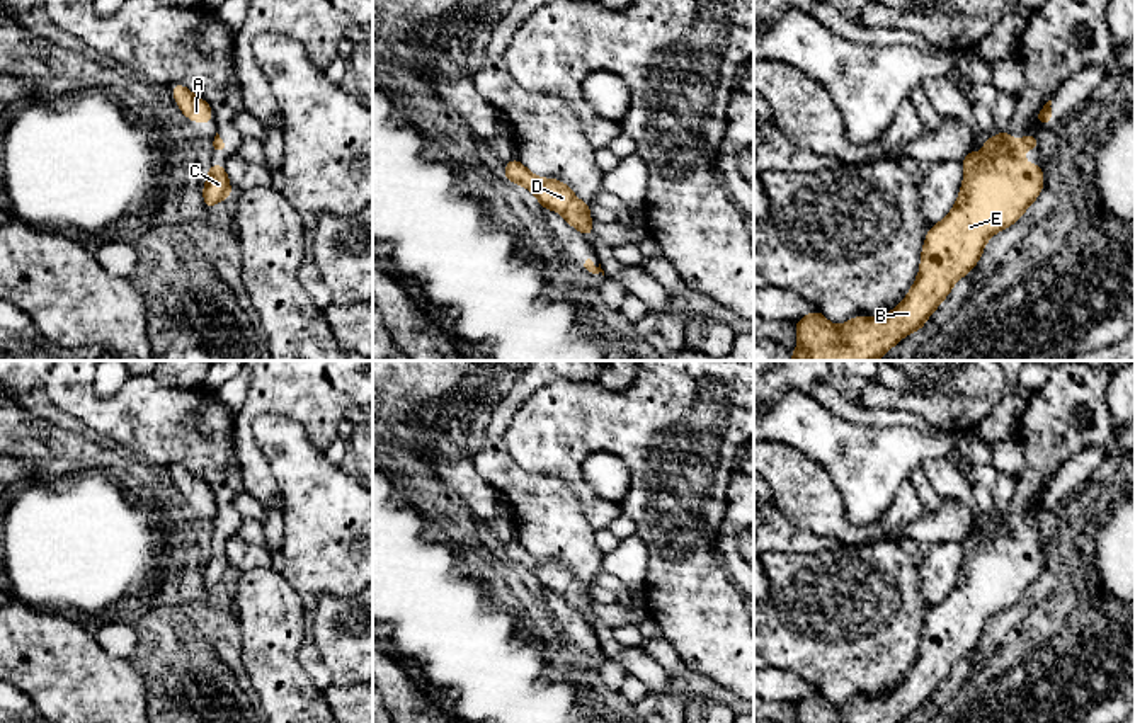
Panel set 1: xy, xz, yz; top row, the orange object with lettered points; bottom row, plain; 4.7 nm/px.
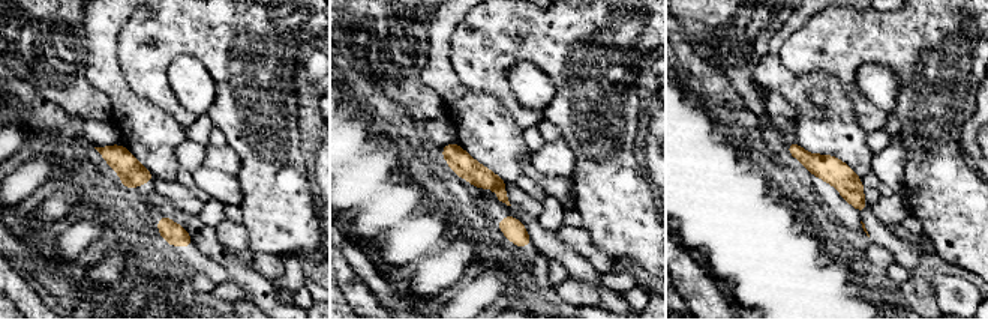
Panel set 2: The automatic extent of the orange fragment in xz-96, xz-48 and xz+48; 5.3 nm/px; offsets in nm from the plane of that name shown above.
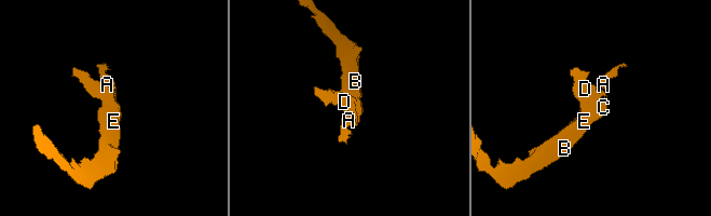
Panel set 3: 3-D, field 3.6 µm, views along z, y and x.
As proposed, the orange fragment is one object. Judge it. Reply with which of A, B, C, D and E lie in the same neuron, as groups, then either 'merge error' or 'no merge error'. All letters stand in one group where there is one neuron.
A / B C D E | merge error

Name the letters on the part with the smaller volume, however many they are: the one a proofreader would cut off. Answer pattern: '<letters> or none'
A

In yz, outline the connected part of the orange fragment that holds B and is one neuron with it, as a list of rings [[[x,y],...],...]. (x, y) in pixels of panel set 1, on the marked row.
[[[1009,129],[999,131],[995,138],[985,138],[982,155],[970,150],[961,160],[965,179],[958,201],[943,221],[929,228],[921,253],[921,272],[907,298],[880,318],[856,316],[841,327],[830,325],[820,311],[808,313],[795,323],[798,349],[791,352],[791,361],[876,361],[905,335],[921,330],[955,282],[975,269],[987,240],[1016,223],[1041,194],[1045,179],[1041,165],[1028,165],[1019,155],[1021,150],[1038,151],[1033,133],[1014,143]]]

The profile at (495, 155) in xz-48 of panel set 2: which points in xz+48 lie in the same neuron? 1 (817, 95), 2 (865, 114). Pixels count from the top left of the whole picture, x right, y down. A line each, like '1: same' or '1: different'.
1: different
2: different

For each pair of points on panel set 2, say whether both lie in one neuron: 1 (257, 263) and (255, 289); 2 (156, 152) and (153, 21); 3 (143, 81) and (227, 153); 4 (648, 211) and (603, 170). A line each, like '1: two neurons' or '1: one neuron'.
1: two neurons
2: two neurons
3: two neurons
4: one neuron

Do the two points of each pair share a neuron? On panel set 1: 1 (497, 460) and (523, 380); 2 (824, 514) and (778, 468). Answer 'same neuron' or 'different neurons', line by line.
1: same neuron
2: same neuron

